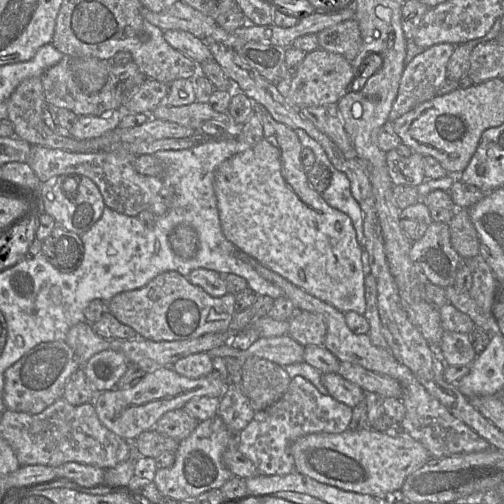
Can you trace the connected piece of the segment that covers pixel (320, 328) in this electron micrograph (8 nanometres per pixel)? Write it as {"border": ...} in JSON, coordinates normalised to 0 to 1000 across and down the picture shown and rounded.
{"border":[[[591,617],[573,639],[569,665],[591,683],[601,688],[641,685],[649,647],[637,625],[611,617]]]}

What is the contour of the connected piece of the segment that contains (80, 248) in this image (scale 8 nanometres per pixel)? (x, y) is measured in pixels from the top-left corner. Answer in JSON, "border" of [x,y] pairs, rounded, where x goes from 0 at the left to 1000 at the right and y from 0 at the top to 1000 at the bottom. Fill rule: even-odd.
{"border":[[[111,442],[101,464],[83,478],[81,500],[117,538],[141,542],[165,518],[167,486],[159,468]]]}

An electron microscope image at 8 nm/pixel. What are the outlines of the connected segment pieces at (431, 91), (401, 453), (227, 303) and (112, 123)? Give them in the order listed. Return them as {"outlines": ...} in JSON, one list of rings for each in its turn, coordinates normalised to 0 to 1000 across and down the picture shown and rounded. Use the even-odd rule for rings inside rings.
{"outlines":[[[[893,85],[859,89],[804,129],[770,240],[780,242],[831,206],[867,190],[869,177],[885,157],[887,125],[903,91]]],[[[728,849],[671,861],[623,859],[589,871],[577,883],[585,937],[685,974],[762,988],[772,976],[792,976],[810,942],[857,907],[847,891],[794,855],[758,857]]],[[[353,540],[315,544],[282,571],[240,579],[212,601],[214,619],[260,649],[272,669],[317,677],[393,671],[407,663],[456,657],[466,625],[466,583],[421,589]]],[[[240,210],[236,216],[206,224],[200,230],[155,230],[137,260],[137,268],[155,278],[200,272],[236,252],[246,224],[258,222],[246,210]]]]}

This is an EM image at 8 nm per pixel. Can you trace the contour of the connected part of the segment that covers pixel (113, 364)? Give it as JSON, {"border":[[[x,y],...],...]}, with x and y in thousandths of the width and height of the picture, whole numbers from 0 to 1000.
{"border":[[[206,694],[185,704],[165,728],[169,744],[192,778],[230,768],[258,720],[250,708],[226,694]]]}

